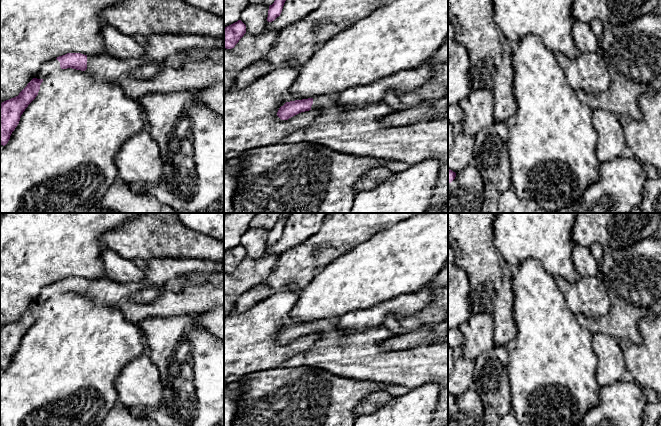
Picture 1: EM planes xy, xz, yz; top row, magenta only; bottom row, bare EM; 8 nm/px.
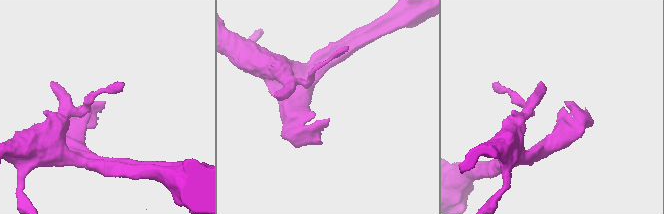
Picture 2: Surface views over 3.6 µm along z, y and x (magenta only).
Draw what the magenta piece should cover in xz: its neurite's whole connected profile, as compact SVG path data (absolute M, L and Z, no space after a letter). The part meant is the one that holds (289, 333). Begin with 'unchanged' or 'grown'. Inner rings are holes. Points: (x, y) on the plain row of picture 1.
grown; M328 319L286 326L277 336L281 344L311 333L318 333L319 338L306 351L304 365L312 369L323 370L335 376L357 380L372 380L391 385L414 388L427 382L436 383L440 388L439 400L430 426L448 426L448 341L427 343L405 350L382 350L381 344L396 335L383 326L343 334L337 324Z

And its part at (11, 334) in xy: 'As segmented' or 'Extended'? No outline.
Extended

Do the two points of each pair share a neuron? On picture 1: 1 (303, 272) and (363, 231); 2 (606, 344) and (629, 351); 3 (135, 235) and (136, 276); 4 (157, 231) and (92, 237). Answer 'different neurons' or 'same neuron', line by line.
1: same neuron
2: different neurons
3: different neurons
4: different neurons

